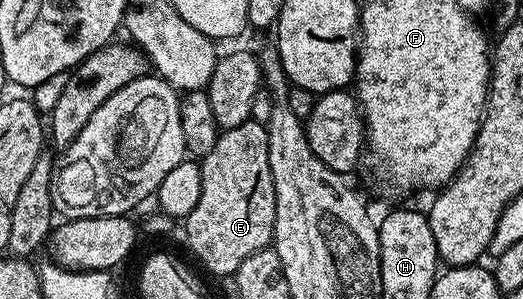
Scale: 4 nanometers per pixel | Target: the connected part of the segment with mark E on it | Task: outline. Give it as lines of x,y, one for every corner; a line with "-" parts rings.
249,118
233,128
225,128
219,133
210,154
199,161
202,174
202,194
198,206
190,210
182,227
188,235
192,252
216,276
231,277
258,250
273,243
272,231
276,225
276,191
274,178
270,174
270,154
268,153
268,130
265,125

